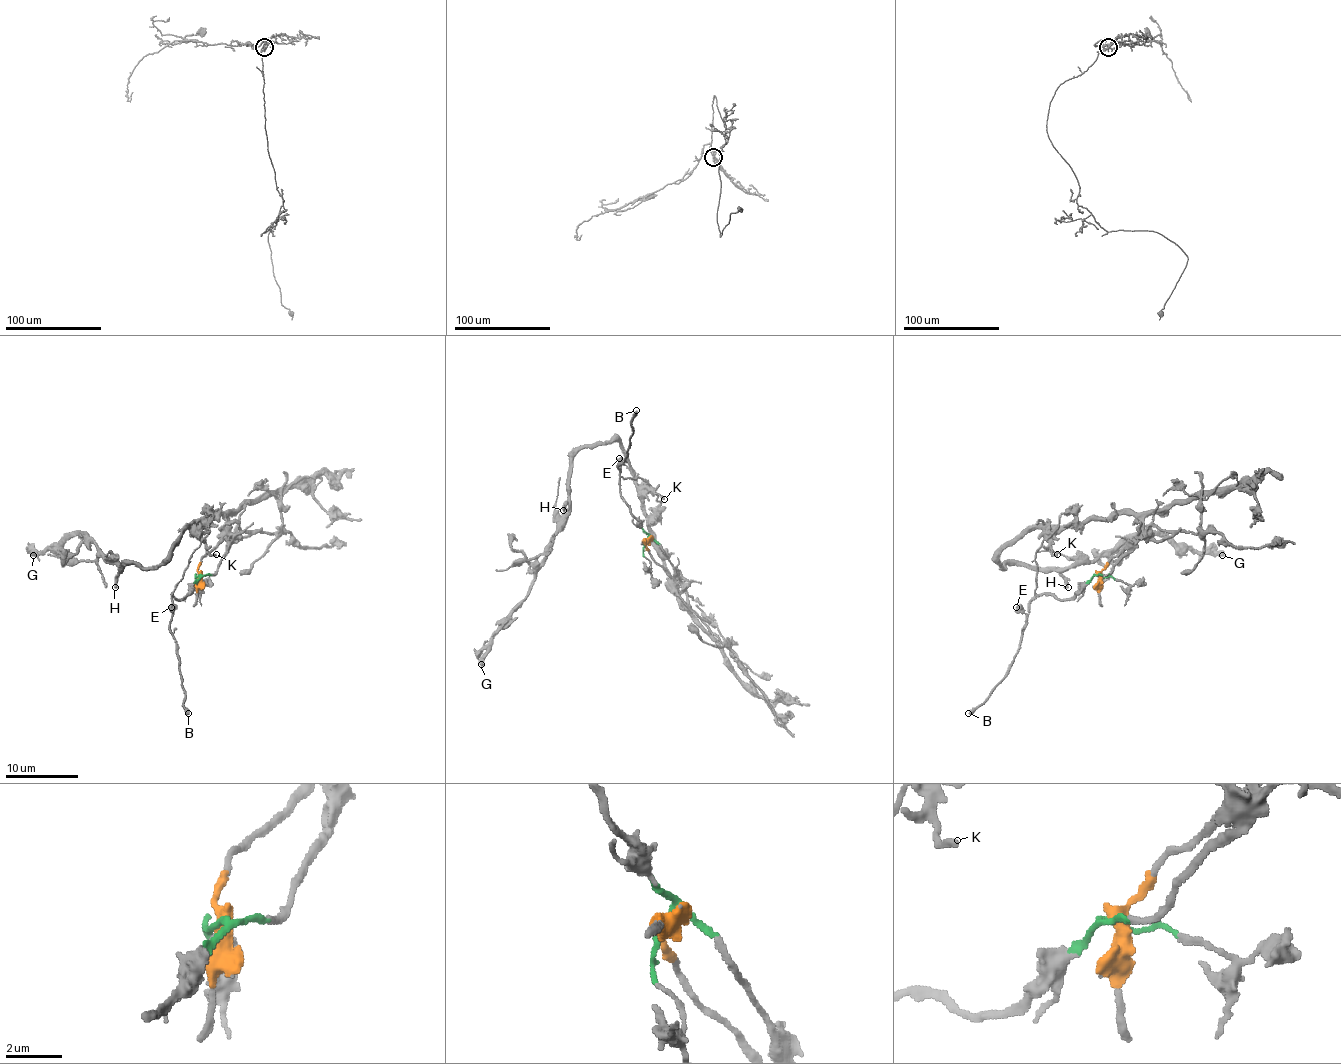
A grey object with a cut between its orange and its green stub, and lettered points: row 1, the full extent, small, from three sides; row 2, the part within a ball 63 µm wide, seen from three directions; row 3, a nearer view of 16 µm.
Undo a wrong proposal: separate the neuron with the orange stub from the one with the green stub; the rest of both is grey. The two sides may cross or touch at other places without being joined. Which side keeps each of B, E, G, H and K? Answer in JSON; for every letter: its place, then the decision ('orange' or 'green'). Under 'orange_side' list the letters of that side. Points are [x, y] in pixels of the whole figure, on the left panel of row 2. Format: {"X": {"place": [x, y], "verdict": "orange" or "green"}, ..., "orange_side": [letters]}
{"B": {"place": [188, 713], "verdict": "green"}, "E": {"place": [171, 607], "verdict": "green"}, "G": {"place": [33, 555], "verdict": "orange"}, "H": {"place": [115, 587], "verdict": "orange"}, "K": {"place": [216, 554], "verdict": "orange"}, "orange_side": ["G", "H", "K"]}

